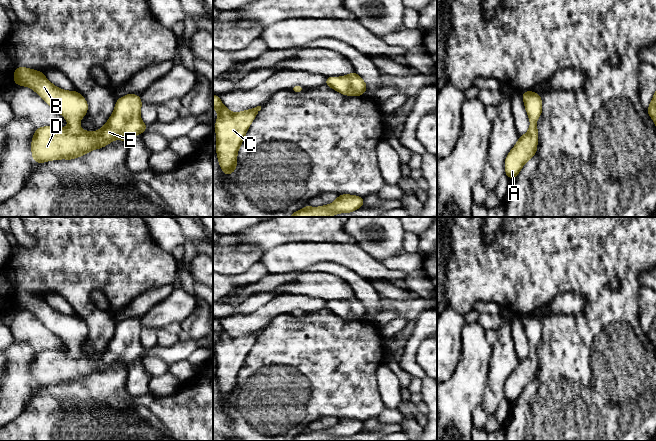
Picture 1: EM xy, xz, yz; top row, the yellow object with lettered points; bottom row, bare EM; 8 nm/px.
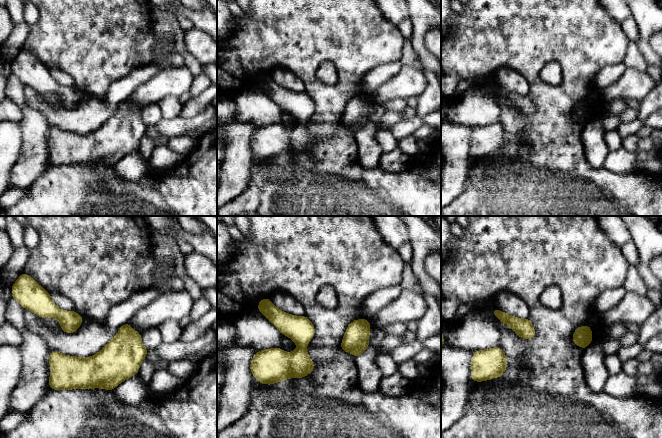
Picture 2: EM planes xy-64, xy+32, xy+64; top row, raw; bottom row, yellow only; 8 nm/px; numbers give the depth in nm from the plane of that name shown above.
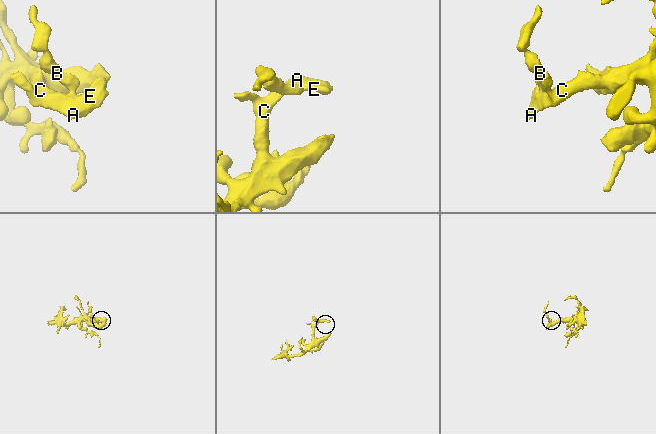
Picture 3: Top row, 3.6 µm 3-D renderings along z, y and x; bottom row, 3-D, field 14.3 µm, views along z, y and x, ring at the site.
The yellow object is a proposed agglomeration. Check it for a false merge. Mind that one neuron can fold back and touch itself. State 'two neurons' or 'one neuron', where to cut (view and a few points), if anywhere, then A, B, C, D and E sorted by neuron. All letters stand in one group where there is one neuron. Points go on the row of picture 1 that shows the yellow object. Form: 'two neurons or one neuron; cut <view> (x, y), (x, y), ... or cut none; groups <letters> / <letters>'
one neuron; cut none; groups A B C D E

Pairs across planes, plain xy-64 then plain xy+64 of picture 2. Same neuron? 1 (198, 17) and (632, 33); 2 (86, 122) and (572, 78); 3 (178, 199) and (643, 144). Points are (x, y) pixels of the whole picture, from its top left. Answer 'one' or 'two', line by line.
1: two
2: two
3: two

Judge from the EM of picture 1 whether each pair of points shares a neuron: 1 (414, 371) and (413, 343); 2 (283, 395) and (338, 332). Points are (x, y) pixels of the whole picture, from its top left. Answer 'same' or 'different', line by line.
1: same
2: same

